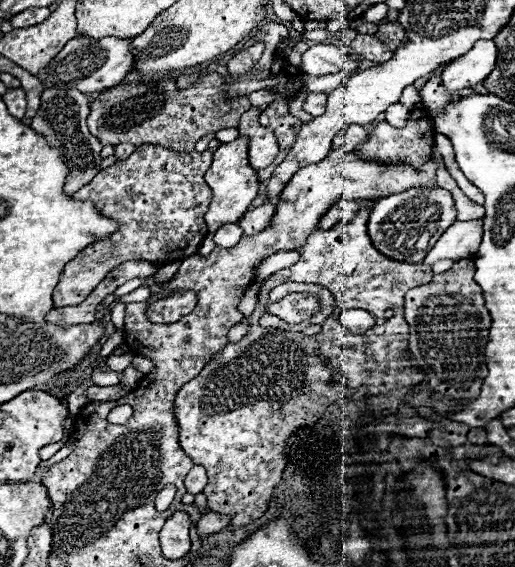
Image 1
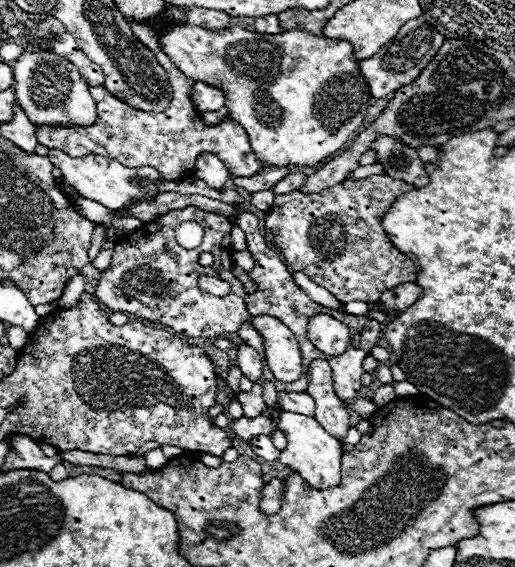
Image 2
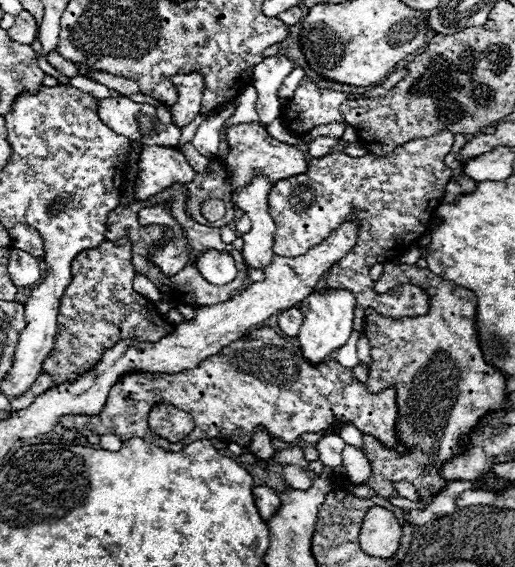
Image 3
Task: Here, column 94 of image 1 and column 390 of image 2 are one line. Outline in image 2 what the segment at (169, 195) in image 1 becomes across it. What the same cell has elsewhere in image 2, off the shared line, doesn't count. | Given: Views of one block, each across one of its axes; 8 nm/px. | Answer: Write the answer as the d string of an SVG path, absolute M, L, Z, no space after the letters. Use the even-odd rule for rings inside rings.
M374 174L362 180L348 178L328 190L322 190L320 194L304 194L300 190L292 190L274 198L274 204L266 212L264 226L274 234L274 246L278 248L286 264L292 270L302 270L312 278L312 282L332 292L342 304L352 300L378 302L384 290L402 282L416 280L416 264L396 246L392 246L380 224L392 202L408 190L414 190L414 186L406 184L404 180L394 180L388 174Z

